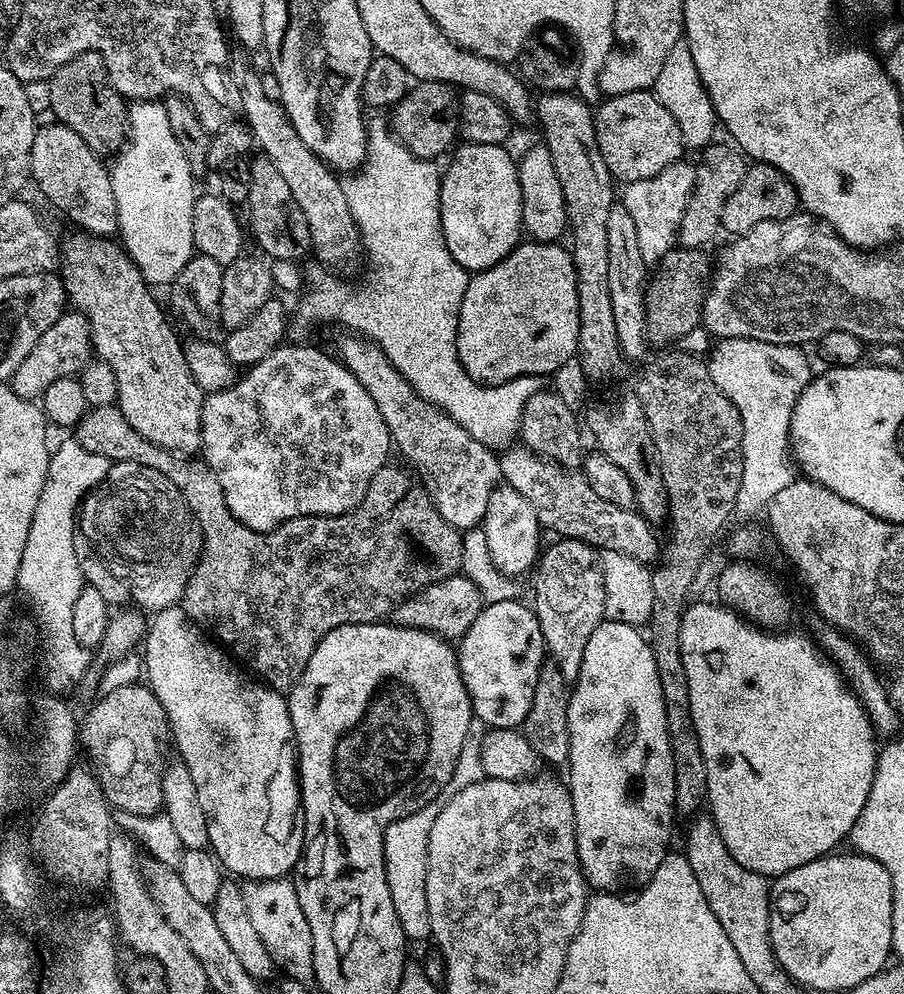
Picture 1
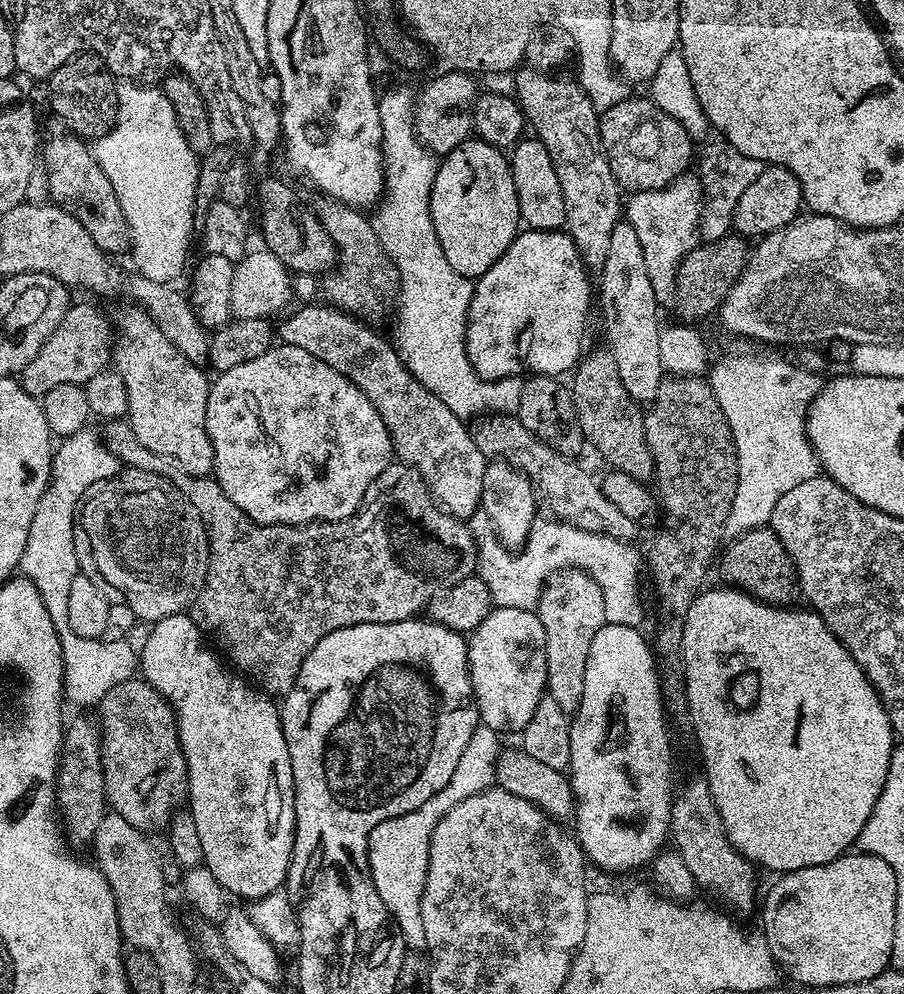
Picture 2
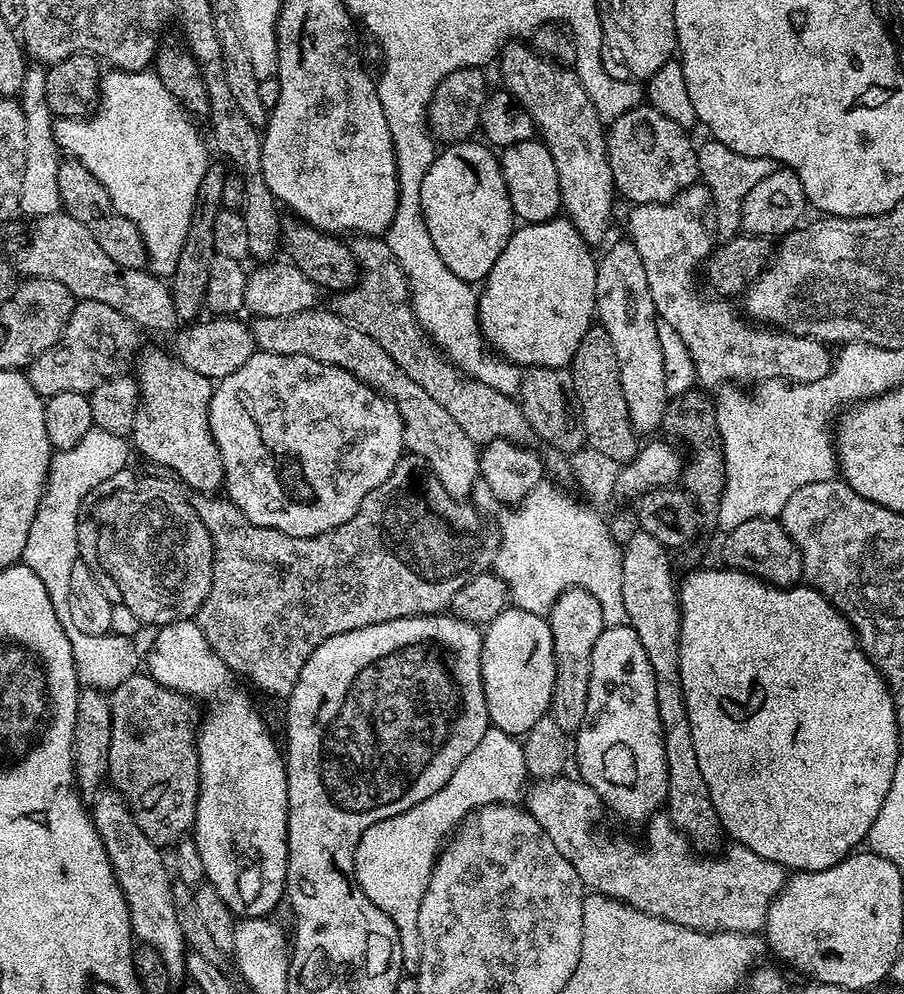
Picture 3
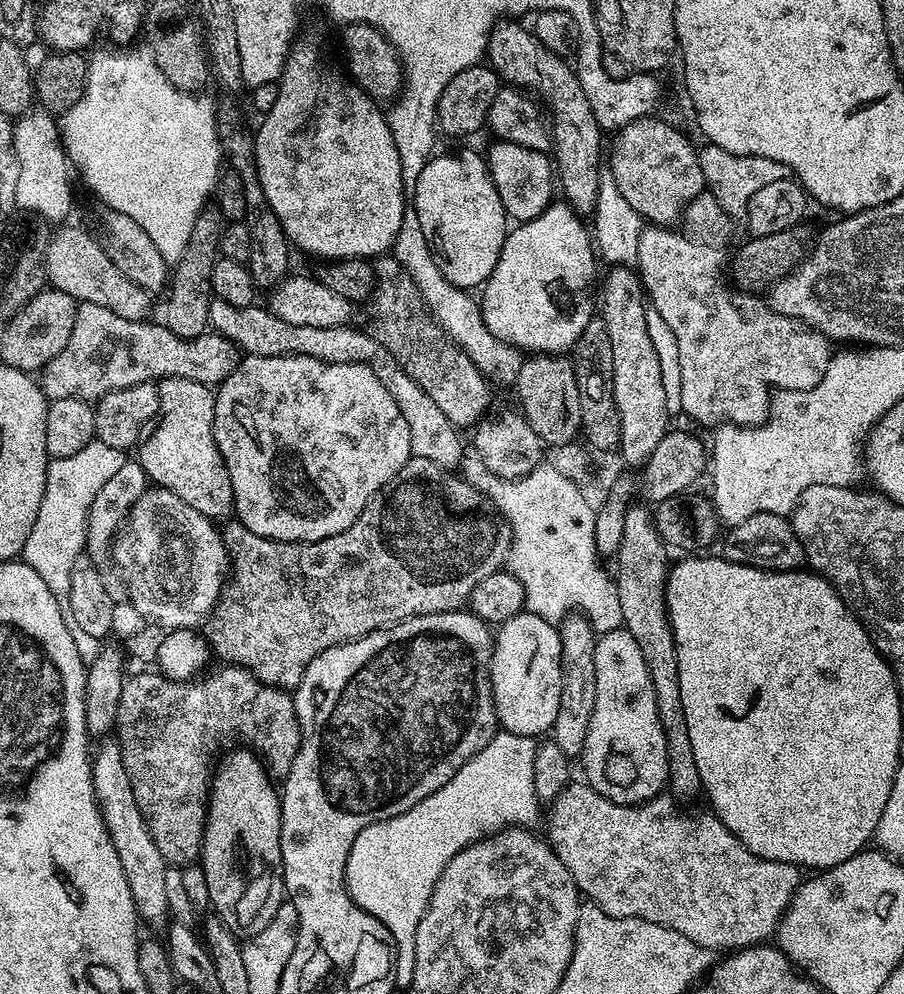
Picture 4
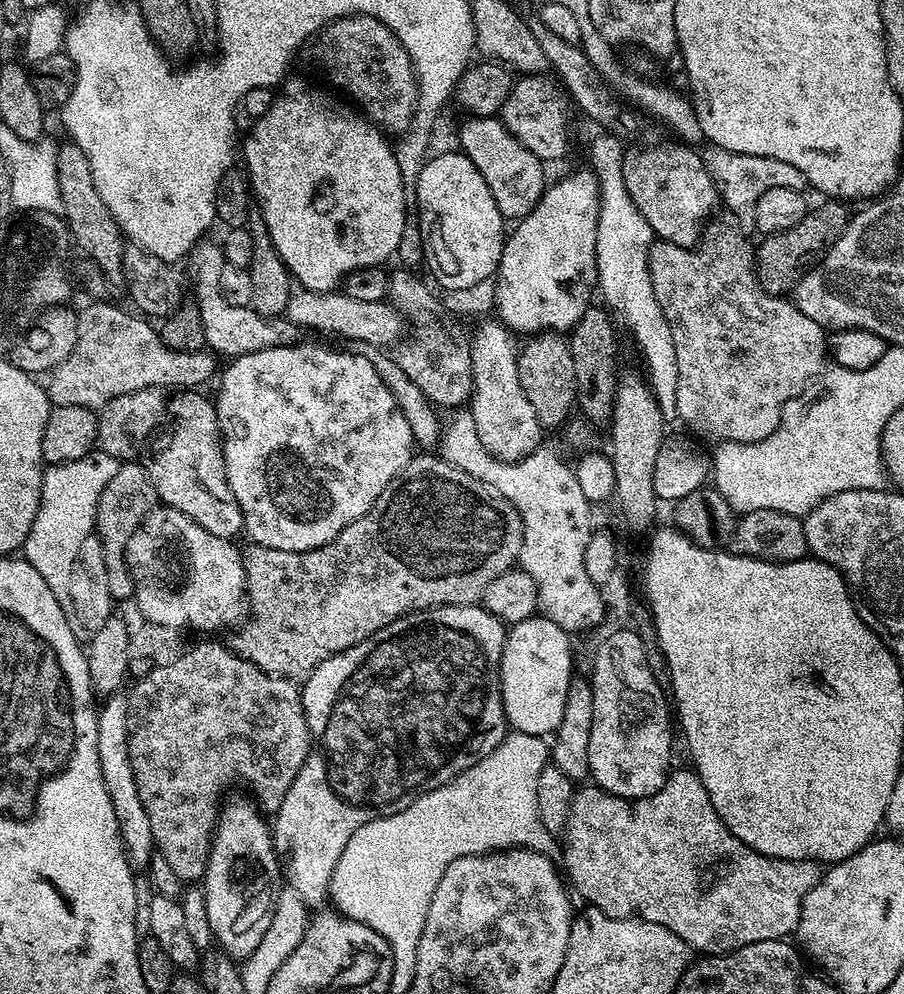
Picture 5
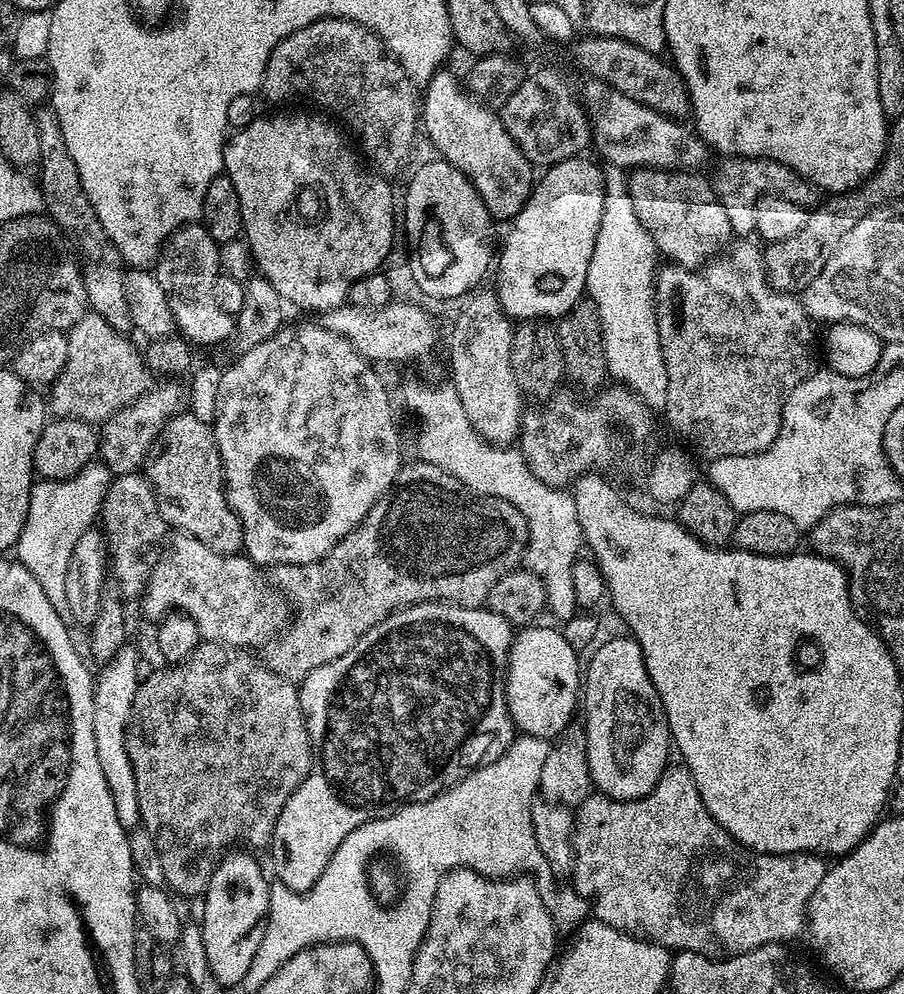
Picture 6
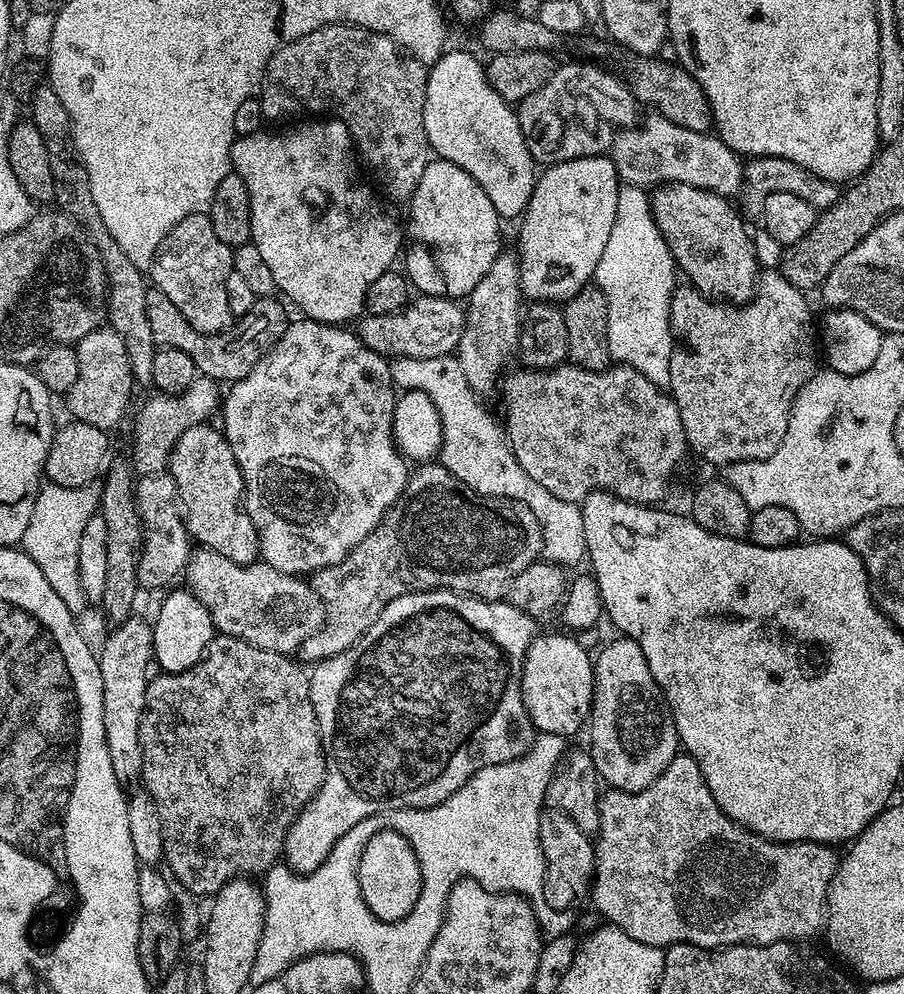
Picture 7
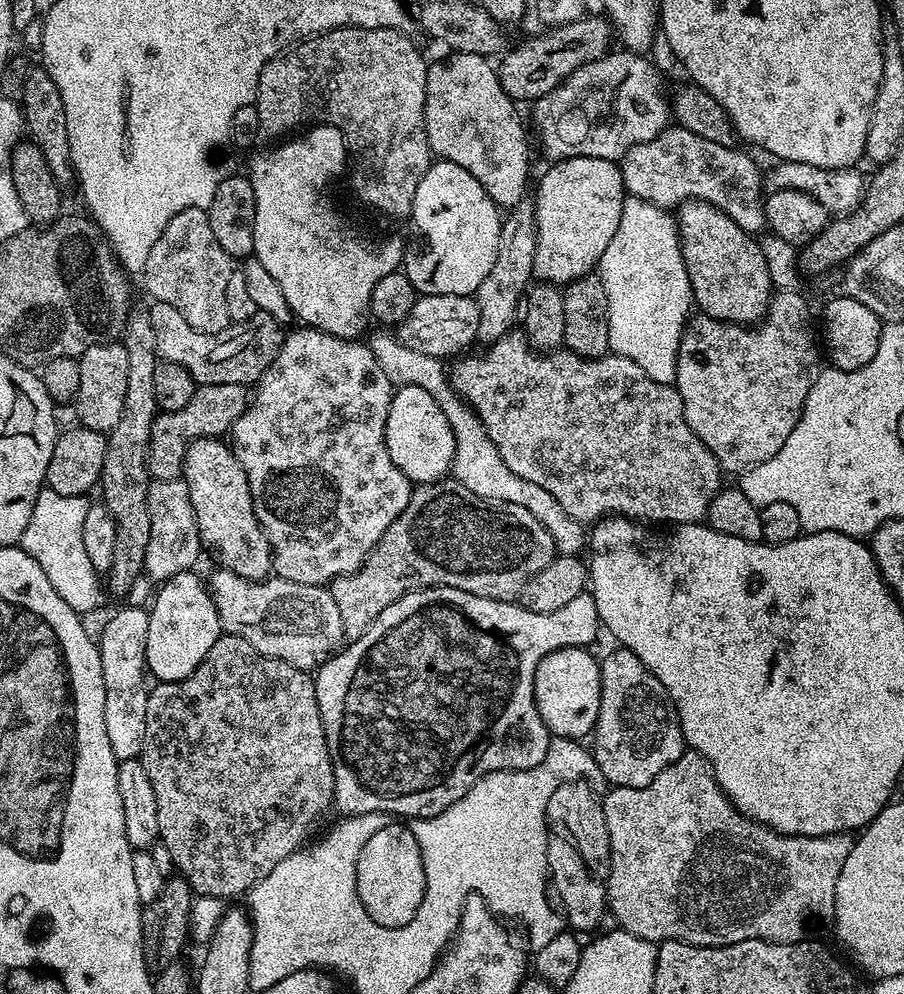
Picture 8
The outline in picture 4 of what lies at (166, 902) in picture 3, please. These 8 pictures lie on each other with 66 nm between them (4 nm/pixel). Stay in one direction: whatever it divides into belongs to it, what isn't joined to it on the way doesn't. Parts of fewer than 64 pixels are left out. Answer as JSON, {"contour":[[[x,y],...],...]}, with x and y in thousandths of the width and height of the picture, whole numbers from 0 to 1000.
{"contour":[[[119,742],[112,748],[115,749],[107,757],[105,754],[102,764],[102,790],[111,809],[111,818],[126,847],[126,855],[131,855],[135,879],[139,879],[139,887],[144,887],[144,899],[148,903],[152,923],[158,929],[160,926],[164,930],[180,931],[188,922],[184,911],[184,875],[187,870],[175,851],[170,851],[170,843],[166,843],[162,823],[157,823],[157,815],[153,815],[153,807],[148,807],[148,795],[144,795],[144,783],[139,779],[139,771],[135,771],[132,747]]]}

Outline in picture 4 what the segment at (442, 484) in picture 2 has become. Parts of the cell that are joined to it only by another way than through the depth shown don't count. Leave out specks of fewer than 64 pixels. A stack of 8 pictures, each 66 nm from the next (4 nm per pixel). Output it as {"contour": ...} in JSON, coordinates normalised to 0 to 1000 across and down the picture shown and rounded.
{"contour":[[[242,300],[236,301],[230,317],[231,327],[244,338],[257,343],[267,355],[277,358],[342,358],[360,362],[366,366],[407,366],[414,376],[418,376],[418,384],[431,392],[436,404],[440,404],[440,412],[445,412],[445,421],[449,421],[449,429],[454,429],[454,449],[457,459],[476,461],[485,469],[500,473],[512,464],[515,458],[513,447],[509,444],[510,436],[504,428],[499,427],[485,412],[485,407],[449,376],[445,368],[419,346],[410,336],[395,328],[330,328],[325,324],[316,324],[302,318],[295,309],[279,308],[271,313],[269,309],[251,306]]]}

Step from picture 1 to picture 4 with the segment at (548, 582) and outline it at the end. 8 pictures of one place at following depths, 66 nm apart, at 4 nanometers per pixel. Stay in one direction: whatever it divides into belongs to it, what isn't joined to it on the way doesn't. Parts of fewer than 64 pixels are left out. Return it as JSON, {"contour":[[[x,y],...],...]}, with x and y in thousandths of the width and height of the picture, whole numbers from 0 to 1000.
{"contour":[[[631,618],[619,625],[617,631],[622,646],[622,706],[617,710],[617,722],[613,722],[608,740],[614,748],[622,751],[622,759],[642,763],[648,751],[653,721],[657,718],[657,698],[662,690],[662,682],[657,682],[657,654],[662,640],[652,624],[640,618]]]}

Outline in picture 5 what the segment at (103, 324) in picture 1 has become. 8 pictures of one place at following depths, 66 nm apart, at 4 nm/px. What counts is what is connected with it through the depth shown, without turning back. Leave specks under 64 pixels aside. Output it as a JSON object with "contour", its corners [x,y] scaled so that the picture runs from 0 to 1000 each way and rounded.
{"contour":[[[199,392],[191,397],[195,398],[191,402],[189,399],[185,403],[177,444],[175,439],[167,448],[168,456],[164,460],[160,458],[157,466],[178,508],[201,513],[201,517],[215,521],[223,533],[257,543],[270,535],[270,522],[250,481],[248,448],[239,408],[223,395],[221,392]]]}

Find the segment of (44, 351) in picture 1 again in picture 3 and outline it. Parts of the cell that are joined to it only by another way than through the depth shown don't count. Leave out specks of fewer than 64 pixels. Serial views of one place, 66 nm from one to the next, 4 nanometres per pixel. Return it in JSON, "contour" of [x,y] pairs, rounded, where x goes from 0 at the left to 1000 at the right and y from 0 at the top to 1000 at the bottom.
{"contour":[[[85,302],[77,324],[71,329],[64,344],[55,348],[55,352],[42,356],[40,363],[31,367],[29,377],[33,388],[38,388],[45,400],[102,394],[114,382],[140,375],[147,369],[157,350],[154,336],[152,327],[126,312],[126,308],[103,302]]]}

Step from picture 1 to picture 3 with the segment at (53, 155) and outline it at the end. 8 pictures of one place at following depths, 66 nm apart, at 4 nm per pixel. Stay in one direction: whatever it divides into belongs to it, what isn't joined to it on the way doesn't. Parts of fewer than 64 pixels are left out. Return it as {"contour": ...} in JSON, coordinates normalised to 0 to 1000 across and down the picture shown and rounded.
{"contour":[[[75,159],[67,164],[64,195],[70,212],[91,223],[91,227],[104,235],[104,243],[108,243],[108,247],[113,247],[113,252],[117,252],[118,258],[126,260],[133,270],[159,270],[164,266],[162,243],[153,227],[125,209],[117,187],[113,187],[113,183],[108,183],[108,179],[104,179],[104,175],[100,175],[88,161]]]}

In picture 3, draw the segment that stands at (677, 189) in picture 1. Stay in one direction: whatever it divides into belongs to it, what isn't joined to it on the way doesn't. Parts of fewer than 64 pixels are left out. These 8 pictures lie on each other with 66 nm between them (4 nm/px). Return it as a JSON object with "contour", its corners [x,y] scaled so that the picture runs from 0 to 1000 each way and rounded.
{"contour":[[[771,183],[762,189],[754,190],[744,201],[736,205],[702,206],[695,217],[694,236],[710,259],[710,268],[715,272],[715,288],[719,292],[719,300],[726,309],[727,319],[741,324],[741,328],[750,332],[750,340],[759,344],[759,352],[763,352],[763,360],[770,369],[773,389],[792,392],[806,384],[823,384],[819,382],[832,382],[831,384],[871,382],[890,386],[905,384],[905,380],[914,380],[914,376],[923,370],[923,358],[920,354],[916,355],[918,350],[915,345],[898,342],[894,338],[879,338],[873,334],[855,332],[850,328],[837,328],[822,317],[814,318],[804,301],[779,302],[778,296],[770,291],[769,274],[772,274],[790,253],[790,244],[788,245],[790,237],[785,232],[787,207],[785,191],[778,183]]]}

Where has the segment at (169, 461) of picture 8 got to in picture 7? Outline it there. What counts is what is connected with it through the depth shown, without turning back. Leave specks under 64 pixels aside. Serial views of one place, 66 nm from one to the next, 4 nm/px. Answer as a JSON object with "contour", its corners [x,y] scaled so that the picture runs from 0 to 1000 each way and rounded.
{"contour":[[[218,377],[217,383],[205,394],[194,396],[171,396],[155,410],[150,419],[150,436],[146,439],[146,451],[150,454],[148,471],[155,475],[178,475],[186,469],[186,459],[197,445],[197,441],[216,427],[233,424],[235,413],[240,413],[246,402],[246,394],[240,383],[231,378]]]}

